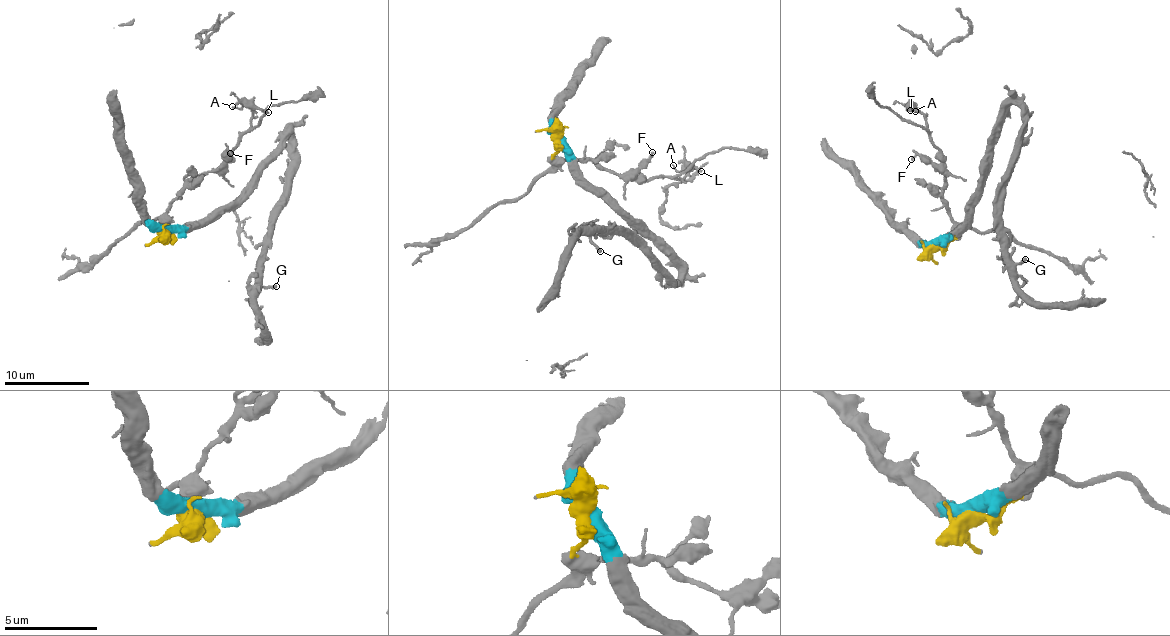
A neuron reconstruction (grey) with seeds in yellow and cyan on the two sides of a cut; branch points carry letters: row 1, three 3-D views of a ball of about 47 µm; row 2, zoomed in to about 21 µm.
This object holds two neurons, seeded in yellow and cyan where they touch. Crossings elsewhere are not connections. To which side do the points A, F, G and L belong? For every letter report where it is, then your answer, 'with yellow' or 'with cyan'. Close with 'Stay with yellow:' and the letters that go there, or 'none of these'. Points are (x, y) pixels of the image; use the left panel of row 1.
A: (232, 106) | with yellow
F: (230, 153) | with yellow
G: (276, 286) | with cyan
L: (268, 112) | with yellow
Stay with yellow: A, F, L

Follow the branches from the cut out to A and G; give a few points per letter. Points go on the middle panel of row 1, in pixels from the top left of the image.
A: (558, 139), (555, 158), (560, 161), (595, 162), (606, 171), (652, 179), (684, 177), (673, 165)
G: (558, 139), (581, 178), (670, 251), (679, 275), (665, 277), (639, 246), (600, 228), (590, 237), (601, 251)

